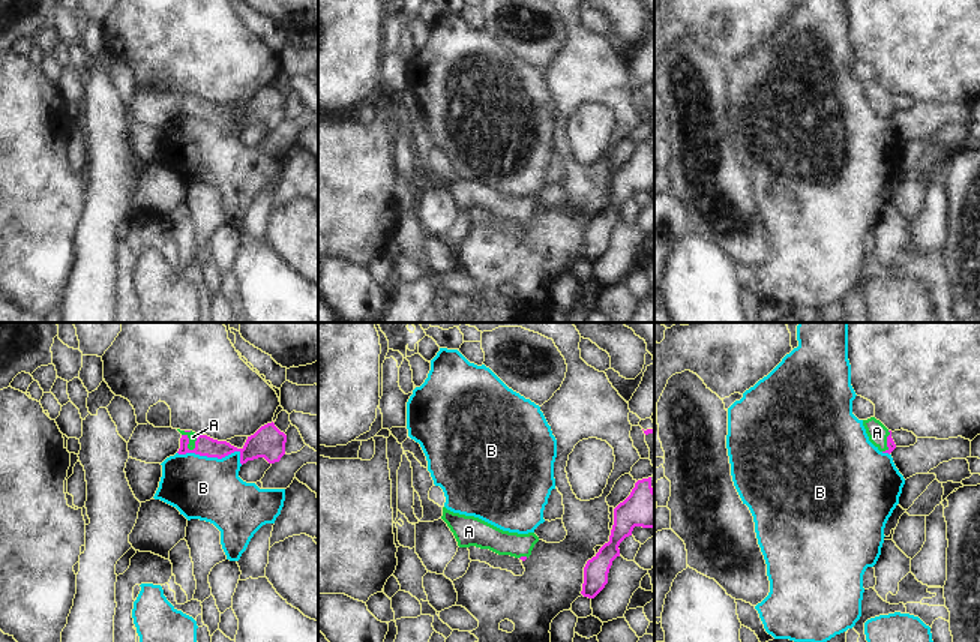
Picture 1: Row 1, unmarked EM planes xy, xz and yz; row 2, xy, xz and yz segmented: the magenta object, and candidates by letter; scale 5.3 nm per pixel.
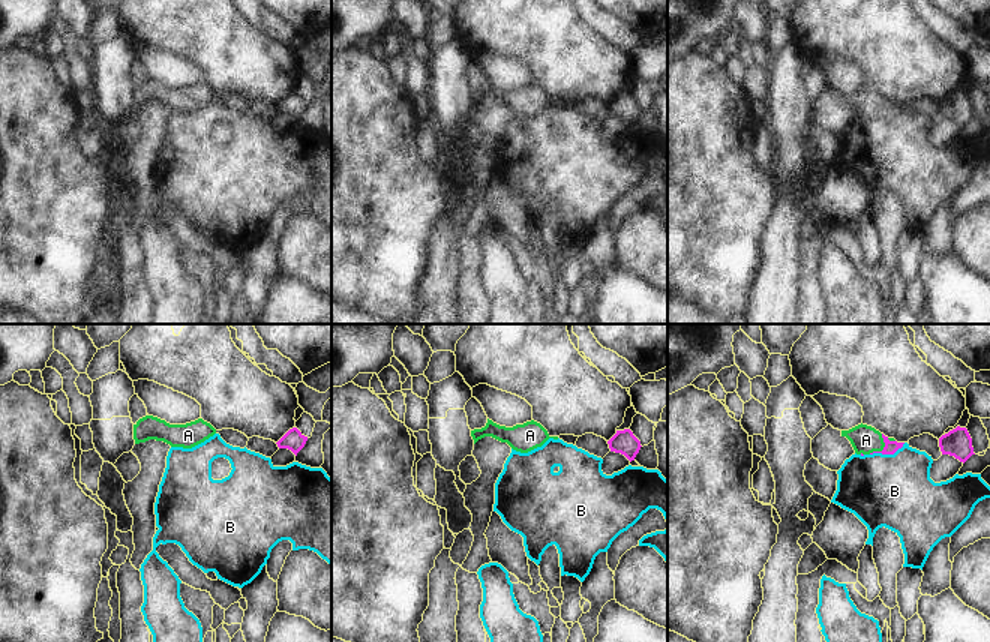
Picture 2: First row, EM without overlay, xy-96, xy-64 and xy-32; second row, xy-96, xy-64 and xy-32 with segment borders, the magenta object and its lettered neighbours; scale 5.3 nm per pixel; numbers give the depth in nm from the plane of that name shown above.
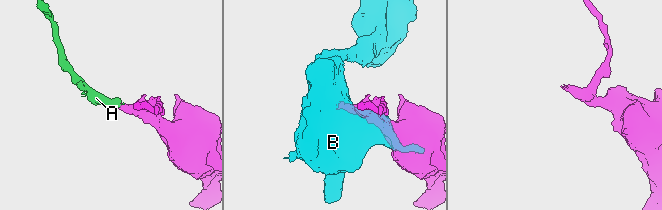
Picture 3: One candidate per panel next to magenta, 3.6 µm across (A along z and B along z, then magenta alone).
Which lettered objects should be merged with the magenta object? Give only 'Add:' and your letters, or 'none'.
Add: A

